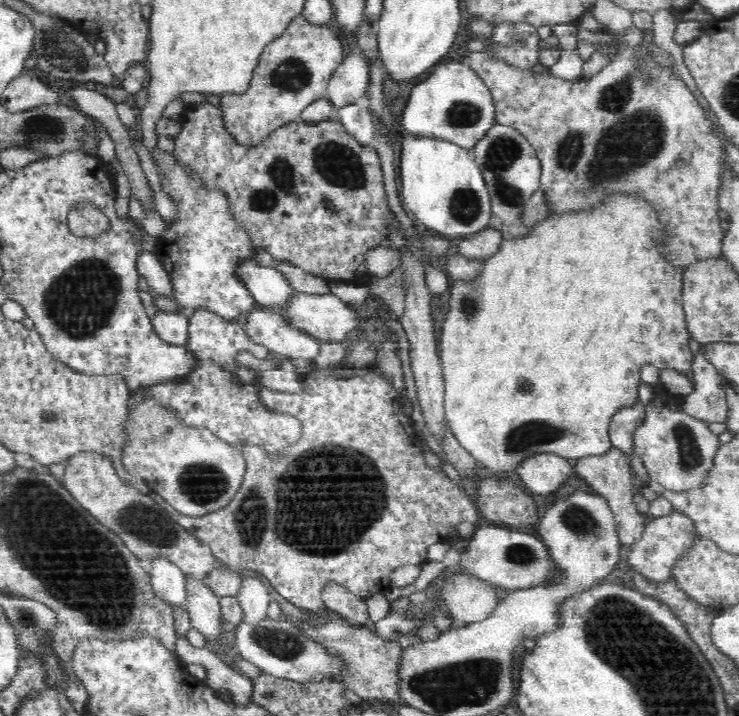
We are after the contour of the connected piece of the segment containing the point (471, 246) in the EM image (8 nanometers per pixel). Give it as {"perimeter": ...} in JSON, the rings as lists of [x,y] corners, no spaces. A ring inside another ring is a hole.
{"perimeter":[[[488,227],[463,238],[458,244],[458,253],[468,259],[486,260],[500,248],[503,240],[501,231]]]}

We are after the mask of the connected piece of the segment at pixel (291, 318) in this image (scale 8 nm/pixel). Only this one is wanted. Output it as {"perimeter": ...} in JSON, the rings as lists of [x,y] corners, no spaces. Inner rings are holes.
{"perimeter":[[[296,291],[292,302],[286,308],[282,308],[281,312],[294,327],[326,342],[346,340],[348,338],[346,334],[354,330],[354,324],[358,324],[358,314],[350,306],[346,306],[341,298],[332,293],[307,294]]]}

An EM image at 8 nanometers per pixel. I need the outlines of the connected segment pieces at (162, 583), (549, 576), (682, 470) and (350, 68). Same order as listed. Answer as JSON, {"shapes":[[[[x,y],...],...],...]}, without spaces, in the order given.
{"shapes":[[[[154,558],[146,566],[157,597],[168,602],[173,610],[176,606],[187,610],[186,576],[182,569],[167,558]]],[[[481,520],[461,552],[457,565],[463,573],[474,575],[495,587],[509,591],[550,586],[554,582],[560,582],[560,567],[556,565],[556,561],[549,554],[548,546],[538,534],[532,536],[518,528],[494,526]]],[[[662,383],[654,386],[652,401],[648,406],[643,406],[646,411],[644,420],[633,430],[633,449],[631,455],[641,458],[649,474],[649,480],[662,484],[666,490],[684,492],[700,488],[706,482],[710,468],[714,466],[714,456],[721,447],[718,435],[714,435],[708,428],[708,423],[689,416],[680,406],[682,396],[668,393]]],[[[349,54],[330,77],[325,97],[334,107],[340,108],[362,98],[368,86],[370,86],[370,76],[367,60],[361,54]]]]}

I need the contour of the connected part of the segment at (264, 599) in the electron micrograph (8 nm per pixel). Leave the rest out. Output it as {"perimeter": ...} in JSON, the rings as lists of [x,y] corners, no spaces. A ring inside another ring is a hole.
{"perimeter":[[[246,577],[236,597],[245,613],[244,623],[256,624],[266,617],[270,597],[262,581],[256,577]]]}

